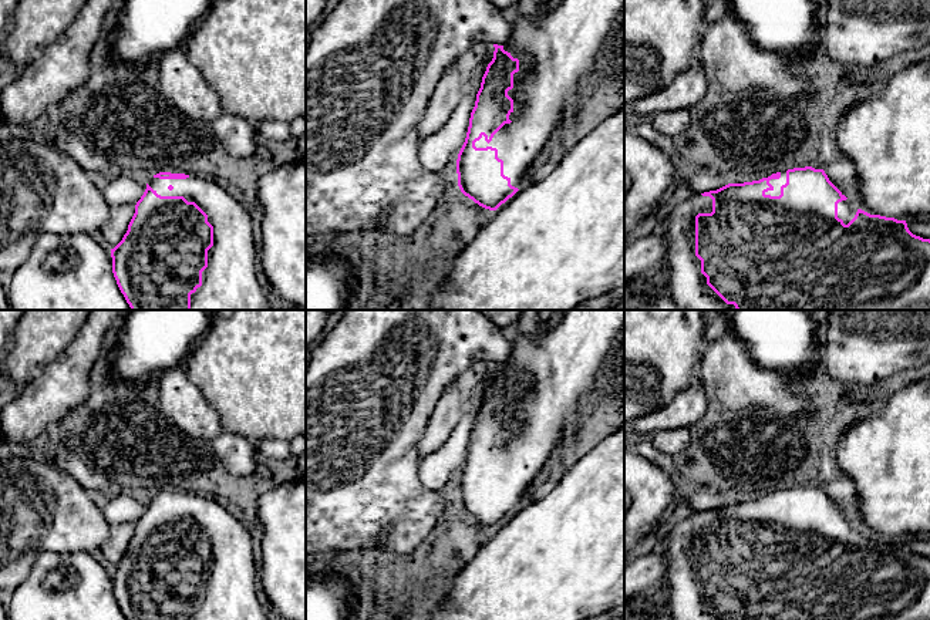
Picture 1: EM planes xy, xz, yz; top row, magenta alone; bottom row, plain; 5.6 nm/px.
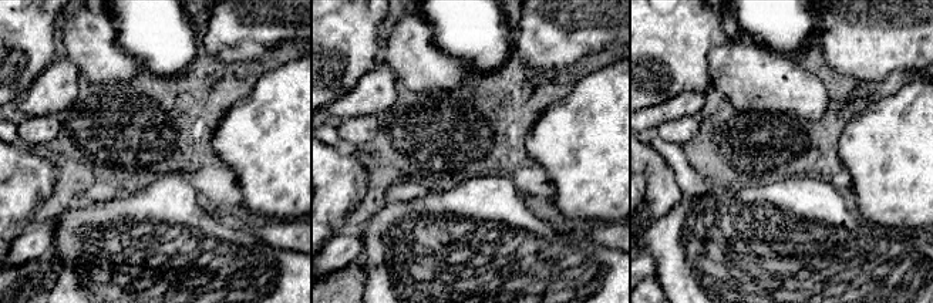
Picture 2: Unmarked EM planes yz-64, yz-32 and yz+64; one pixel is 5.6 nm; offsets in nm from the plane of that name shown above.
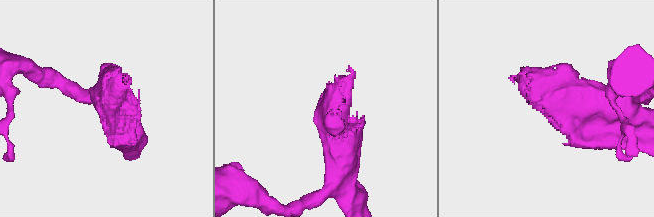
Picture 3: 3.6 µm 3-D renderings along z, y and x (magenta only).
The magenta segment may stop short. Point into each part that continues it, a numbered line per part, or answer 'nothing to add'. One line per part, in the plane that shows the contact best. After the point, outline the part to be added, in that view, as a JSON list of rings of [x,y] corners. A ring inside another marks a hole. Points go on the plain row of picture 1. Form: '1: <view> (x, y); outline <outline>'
1: xz (558, 354); outline [[[522,310],[520,317],[515,324],[519,330],[518,338],[513,341],[513,350],[509,360],[503,364],[513,377],[519,378],[519,390],[513,392],[513,407],[508,410],[508,414],[513,418],[513,429],[509,434],[511,442],[505,442],[488,462],[485,455],[475,461],[476,466],[492,465],[498,468],[498,476],[503,479],[503,493],[511,498],[511,503],[522,508],[529,501],[529,492],[532,483],[536,481],[536,475],[543,468],[549,456],[560,447],[565,438],[565,429],[572,424],[574,414],[580,408],[580,402],[593,391],[594,380],[600,368],[603,367],[604,357],[611,347],[620,338],[620,331],[624,327],[624,310]]]

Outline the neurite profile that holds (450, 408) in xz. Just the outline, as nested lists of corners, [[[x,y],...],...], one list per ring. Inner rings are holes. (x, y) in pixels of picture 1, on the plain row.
[[[456,381],[451,383],[428,419],[428,425],[419,442],[421,458],[435,452],[447,442],[466,412],[466,404],[468,402],[462,400]]]

